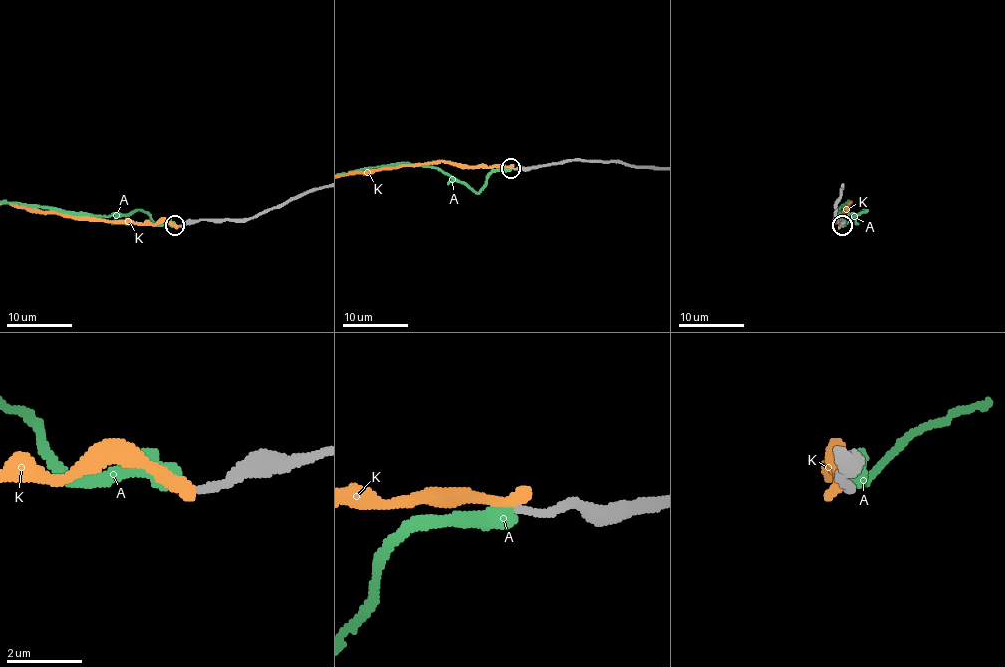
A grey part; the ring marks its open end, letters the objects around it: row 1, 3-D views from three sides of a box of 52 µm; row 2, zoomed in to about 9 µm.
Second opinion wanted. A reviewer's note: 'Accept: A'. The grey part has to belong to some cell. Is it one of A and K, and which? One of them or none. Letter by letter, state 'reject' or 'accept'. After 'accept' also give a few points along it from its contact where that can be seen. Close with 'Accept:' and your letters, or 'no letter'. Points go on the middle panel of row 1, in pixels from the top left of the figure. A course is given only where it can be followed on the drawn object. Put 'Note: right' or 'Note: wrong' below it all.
A: accept
K: reject
Accept: A
Note: right

